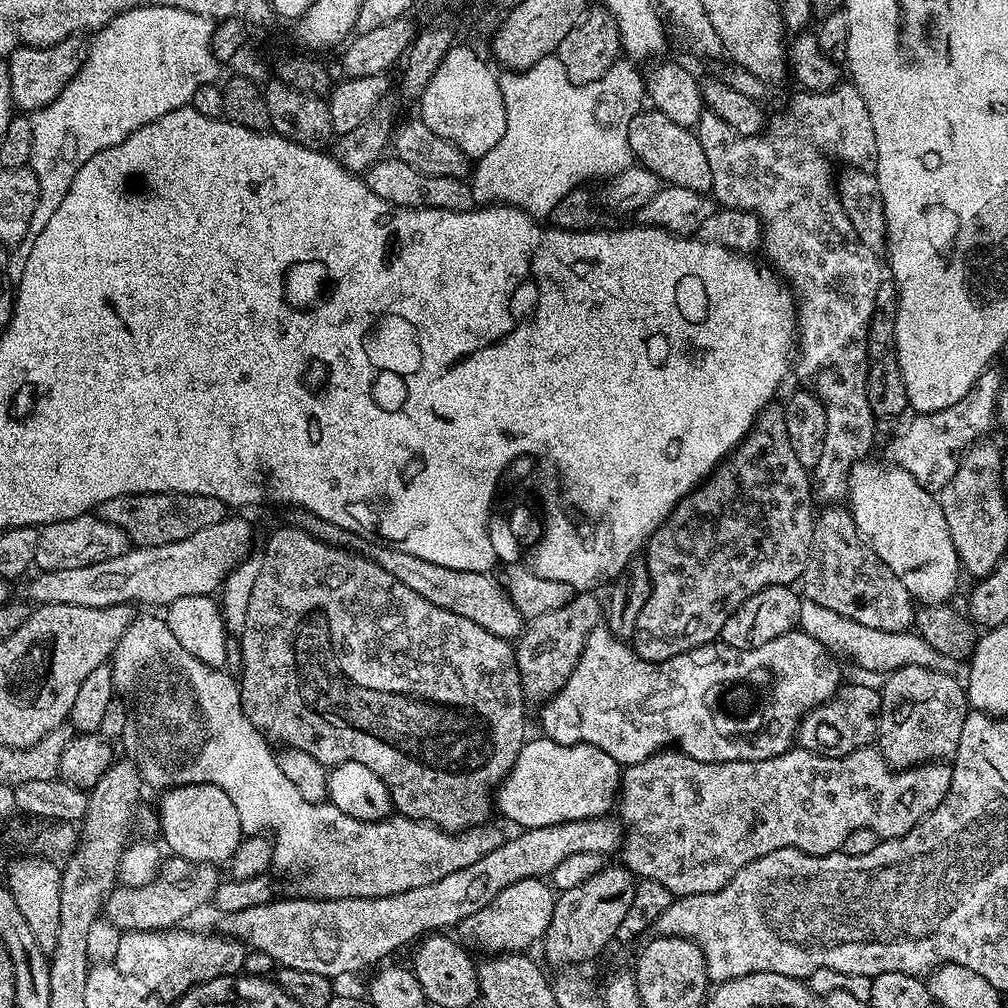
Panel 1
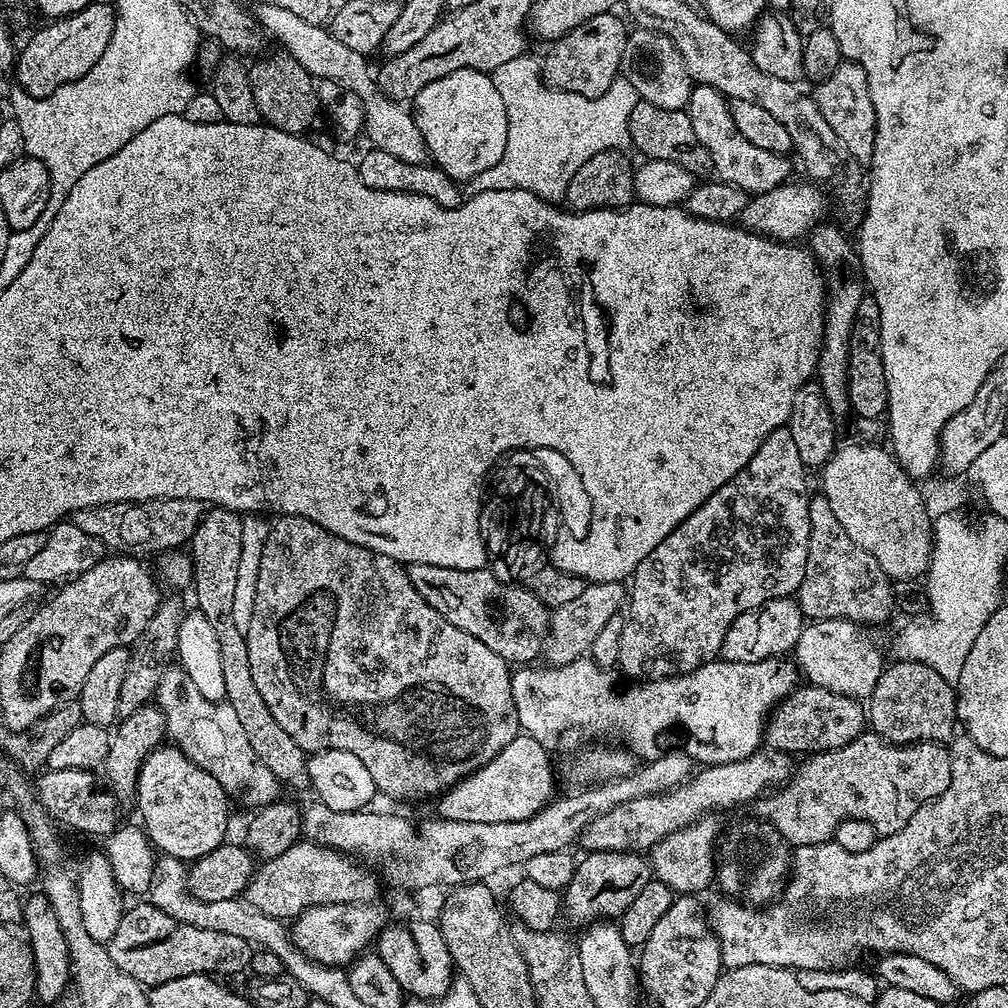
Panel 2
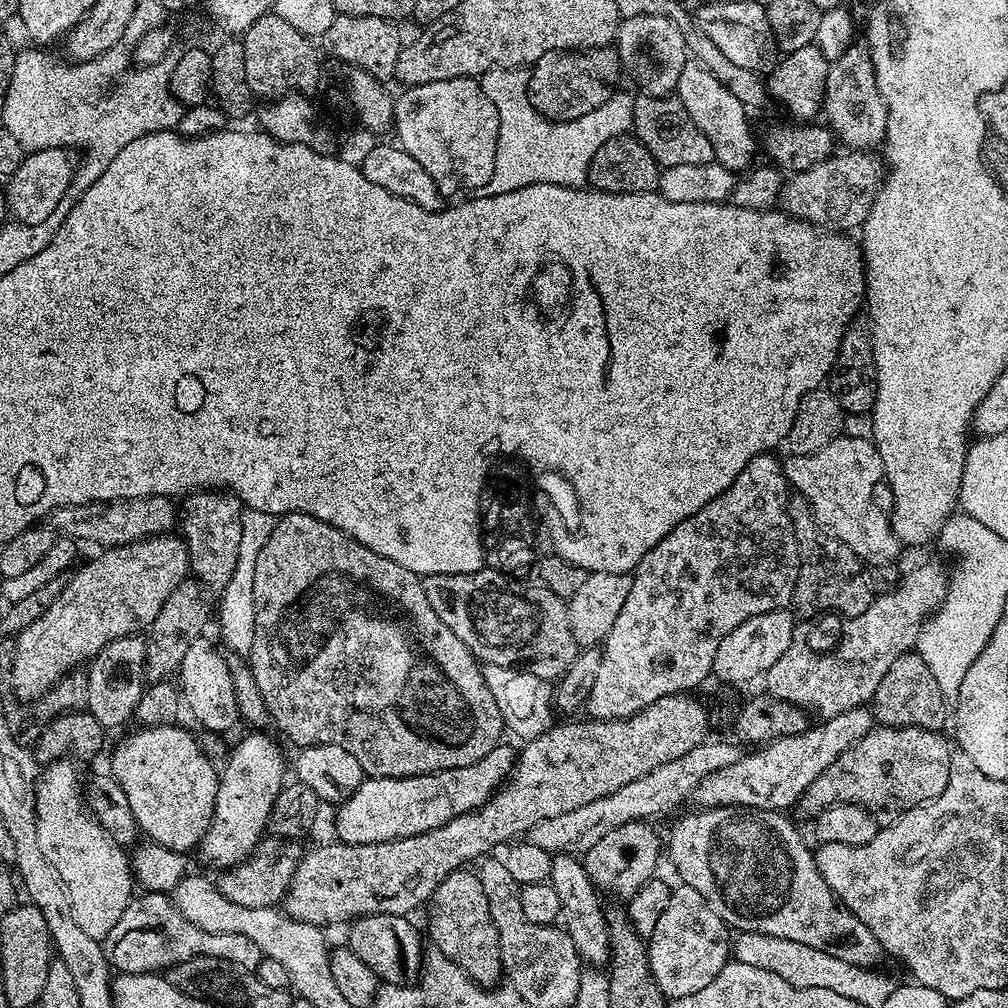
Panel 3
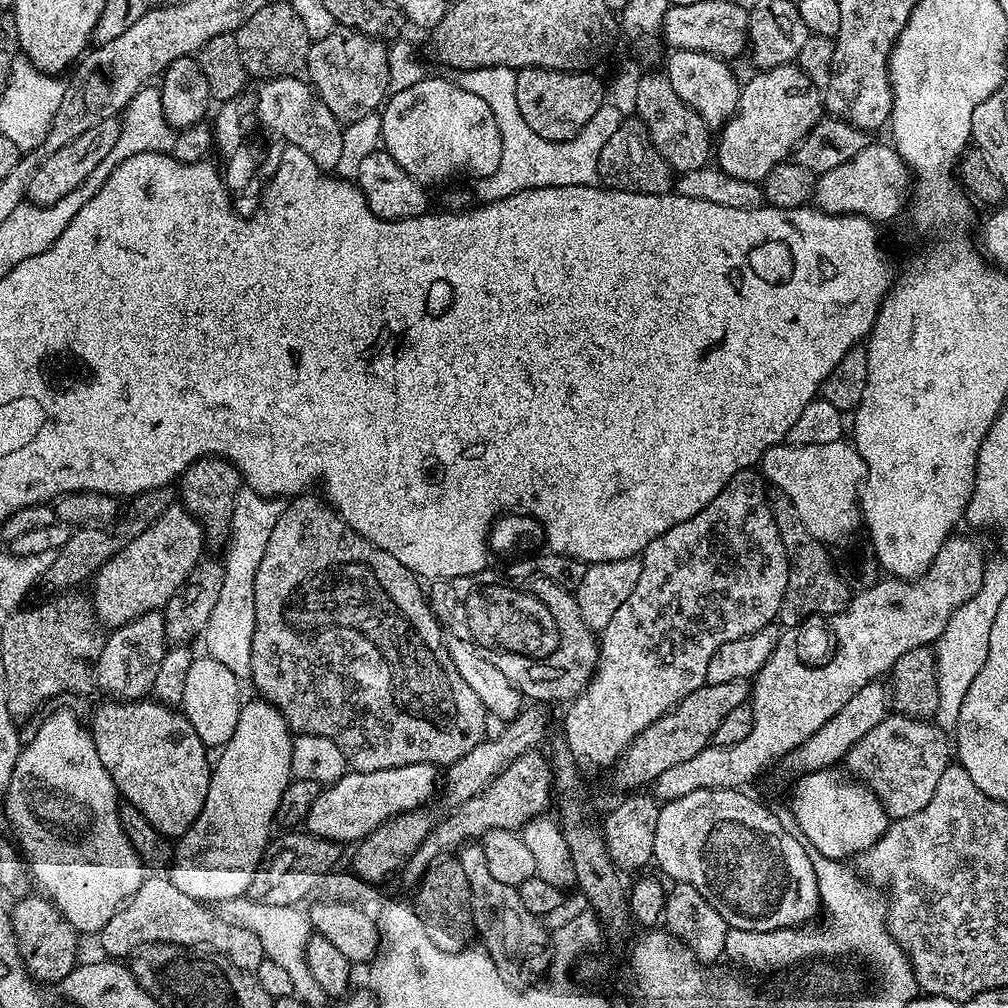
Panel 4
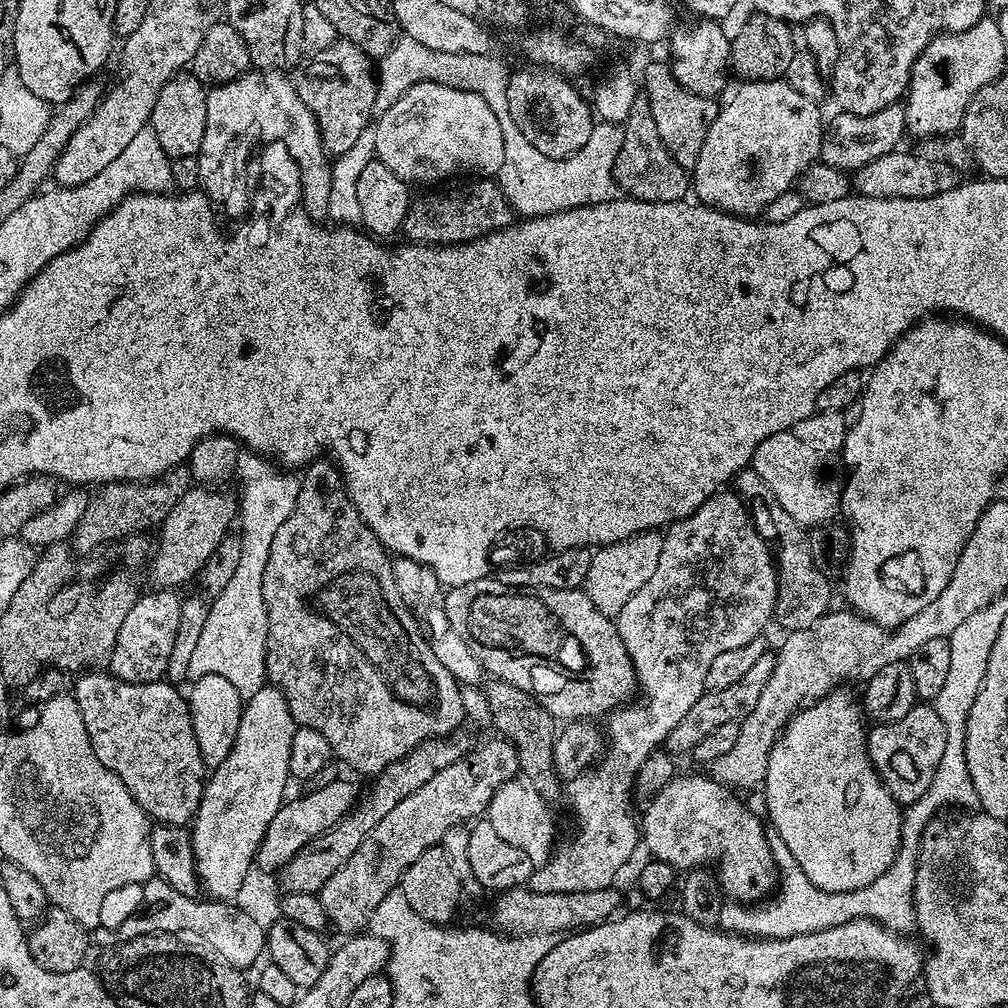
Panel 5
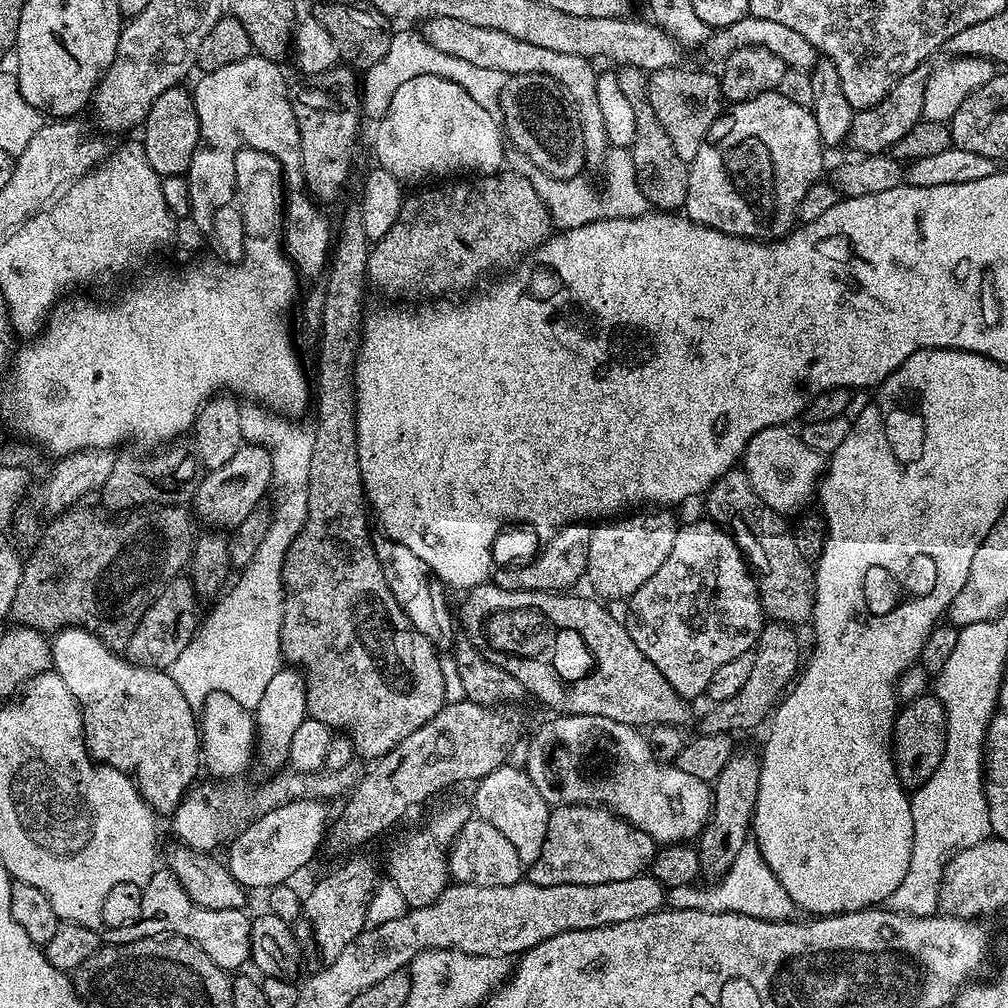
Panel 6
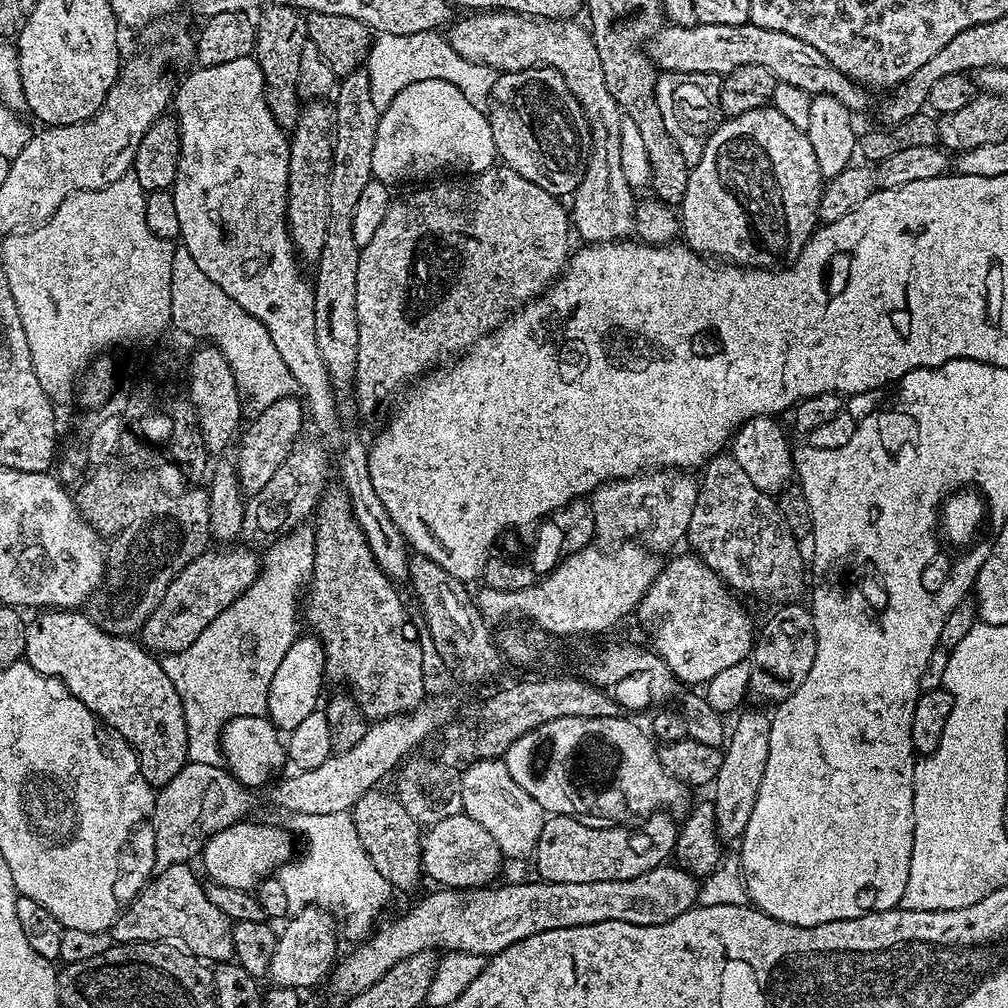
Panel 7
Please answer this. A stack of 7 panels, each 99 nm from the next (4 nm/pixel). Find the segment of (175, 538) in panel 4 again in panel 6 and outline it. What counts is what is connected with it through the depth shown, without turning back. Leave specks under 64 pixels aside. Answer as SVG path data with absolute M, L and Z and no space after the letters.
M245 442L236 451L234 458L226 462L226 466L211 469L207 475L200 485L195 485L190 501L191 507L196 507L195 519L216 530L231 530L246 522L251 512L261 507L260 499L267 492L269 495L272 485L272 453L267 447Z

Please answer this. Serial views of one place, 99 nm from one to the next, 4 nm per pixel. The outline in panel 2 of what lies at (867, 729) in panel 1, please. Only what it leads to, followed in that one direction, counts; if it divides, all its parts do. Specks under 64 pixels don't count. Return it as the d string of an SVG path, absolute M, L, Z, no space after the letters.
M798 686L772 709L764 725L764 744L773 753L815 754L846 746L865 731L866 708L861 701L819 686Z

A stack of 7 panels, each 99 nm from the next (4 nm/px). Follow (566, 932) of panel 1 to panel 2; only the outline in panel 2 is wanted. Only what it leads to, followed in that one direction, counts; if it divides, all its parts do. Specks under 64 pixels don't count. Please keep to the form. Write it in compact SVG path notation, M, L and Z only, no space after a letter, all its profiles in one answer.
M589 852L576 865L576 873L562 892L562 916L577 930L597 922L612 922L619 918L642 891L642 886L653 879L652 866L638 852Z

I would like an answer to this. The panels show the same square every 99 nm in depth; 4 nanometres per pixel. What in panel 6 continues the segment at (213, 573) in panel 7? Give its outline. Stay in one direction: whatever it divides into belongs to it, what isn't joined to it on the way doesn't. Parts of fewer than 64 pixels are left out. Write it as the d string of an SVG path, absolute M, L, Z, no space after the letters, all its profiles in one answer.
M187 575L175 576L158 594L158 598L138 622L134 634L130 634L130 642L126 649L127 659L143 668L171 669L174 662L178 662L178 654L186 650L192 640L192 635L202 623L202 601L196 595L191 579Z

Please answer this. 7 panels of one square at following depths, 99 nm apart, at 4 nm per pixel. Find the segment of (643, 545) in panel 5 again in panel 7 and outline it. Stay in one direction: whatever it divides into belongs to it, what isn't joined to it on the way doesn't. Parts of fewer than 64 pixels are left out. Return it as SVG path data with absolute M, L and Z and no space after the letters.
M665 468L627 476L624 480L610 480L590 496L596 535L601 541L612 540L604 542L637 540L650 552L671 553L671 548L687 537L697 498L698 480L688 470Z

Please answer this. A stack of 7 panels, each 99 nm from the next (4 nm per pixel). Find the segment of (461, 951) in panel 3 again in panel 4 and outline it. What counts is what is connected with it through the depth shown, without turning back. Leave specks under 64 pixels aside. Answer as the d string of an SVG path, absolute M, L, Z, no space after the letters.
M441 858L420 877L415 885L414 907L426 934L434 941L438 950L461 952L473 943L476 927L472 921L470 906L470 882L466 882L466 870L462 870L459 859Z

